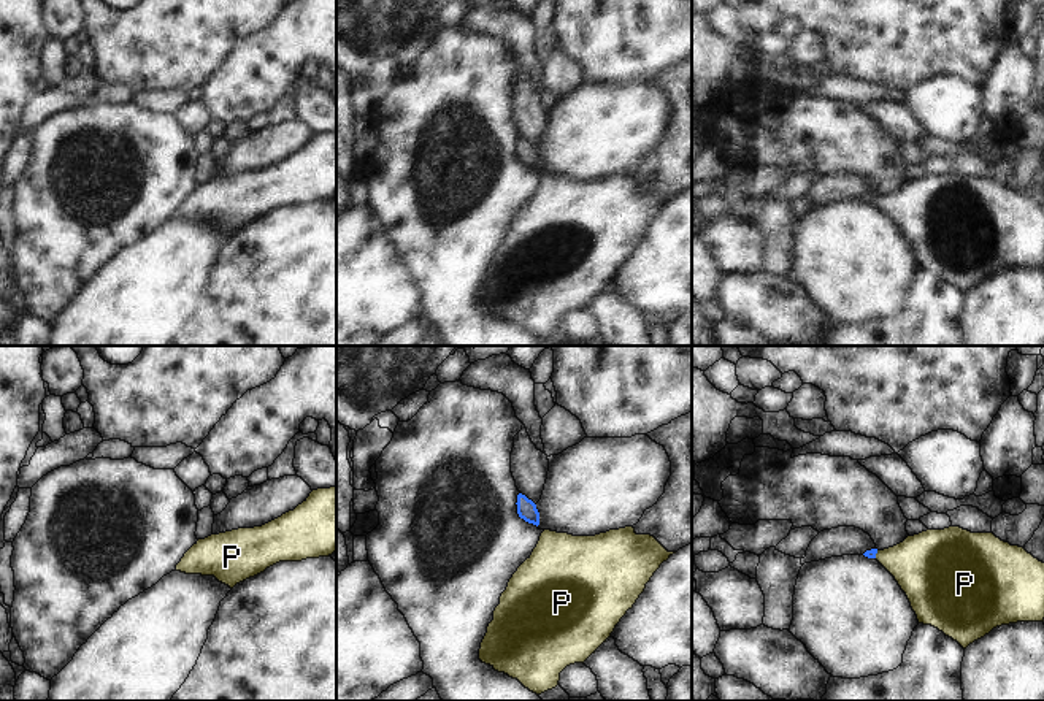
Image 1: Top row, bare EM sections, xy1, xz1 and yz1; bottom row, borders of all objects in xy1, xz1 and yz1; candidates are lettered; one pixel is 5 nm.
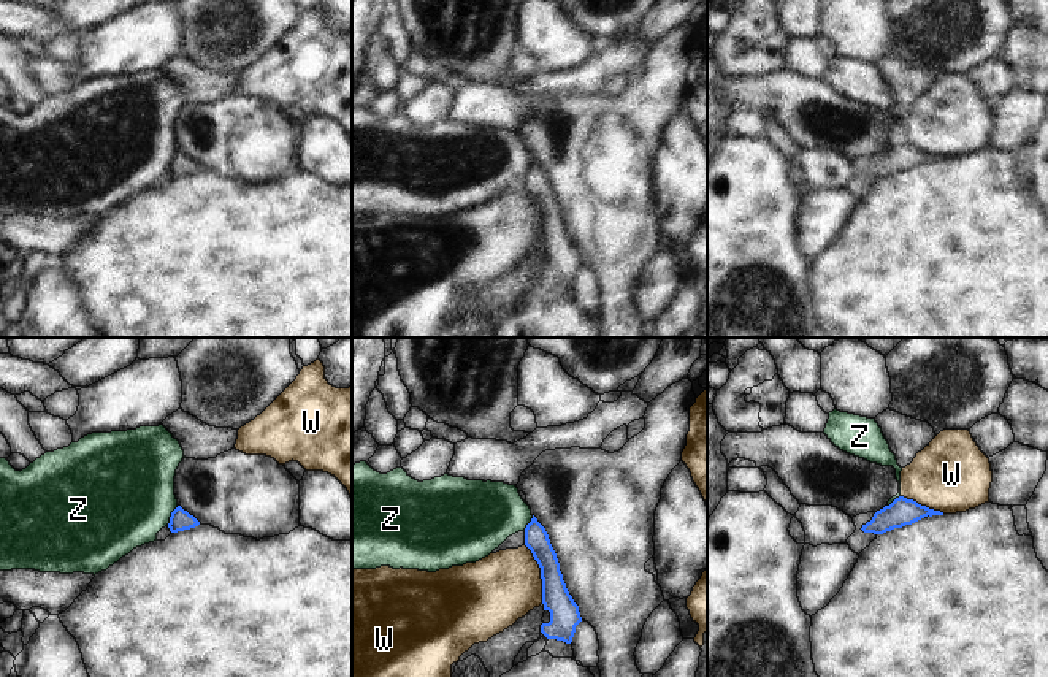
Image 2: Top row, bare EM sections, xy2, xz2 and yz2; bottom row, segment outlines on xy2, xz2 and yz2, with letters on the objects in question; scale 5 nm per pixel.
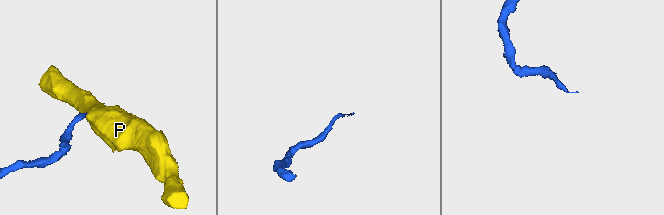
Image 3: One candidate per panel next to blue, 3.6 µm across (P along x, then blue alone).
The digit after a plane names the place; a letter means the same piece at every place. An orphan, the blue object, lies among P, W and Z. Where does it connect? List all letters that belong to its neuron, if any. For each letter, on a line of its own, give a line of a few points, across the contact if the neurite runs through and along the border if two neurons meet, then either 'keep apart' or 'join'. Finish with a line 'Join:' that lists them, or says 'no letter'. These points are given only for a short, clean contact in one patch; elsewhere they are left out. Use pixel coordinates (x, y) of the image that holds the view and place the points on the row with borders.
P: line yz1 (871, 554), (876, 552), (889, 559), (924, 565); join
W: line xz2 (525, 544), (539, 568), (543, 603); keep apart
Z: line xy2 (178, 506), (167, 525); keep apart
Join: P

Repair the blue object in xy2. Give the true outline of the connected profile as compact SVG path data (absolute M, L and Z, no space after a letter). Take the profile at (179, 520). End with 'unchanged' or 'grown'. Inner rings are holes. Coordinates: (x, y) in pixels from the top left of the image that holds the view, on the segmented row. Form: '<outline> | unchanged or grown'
M178 506L170 517L168 528L171 533L184 531L198 526L200 522L190 515L187 511L184 511L181 506Z | unchanged

